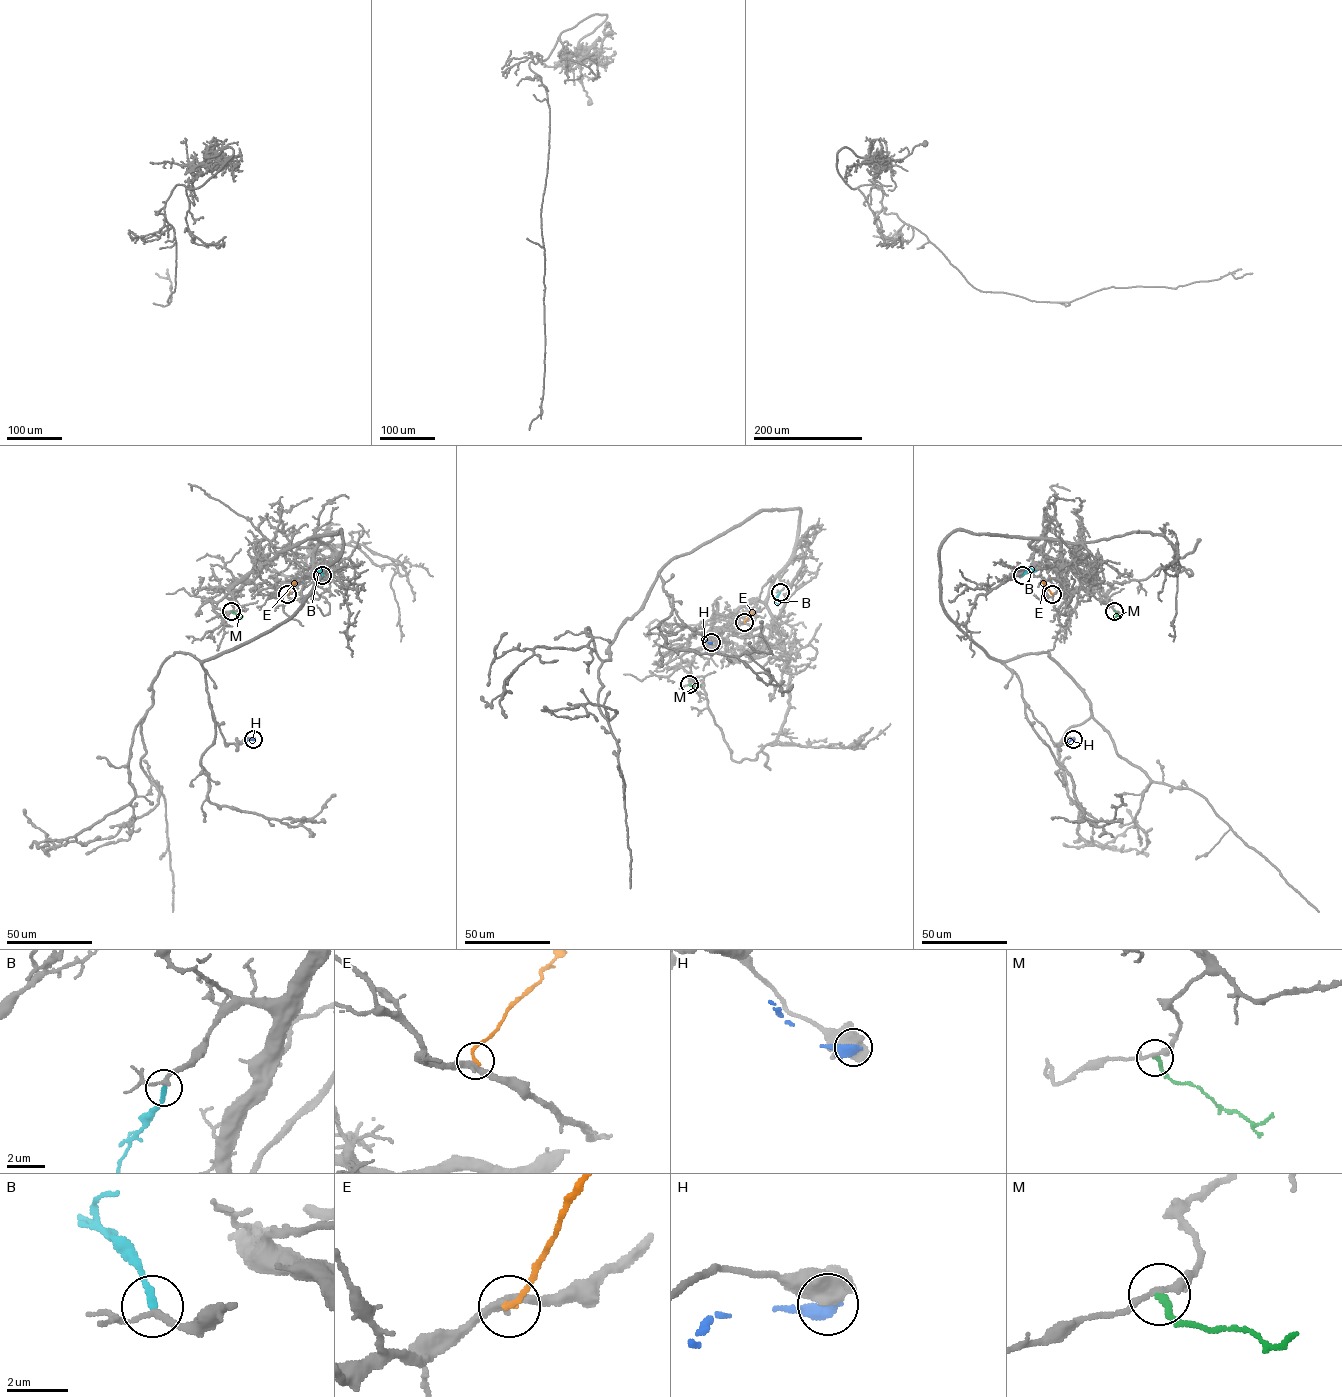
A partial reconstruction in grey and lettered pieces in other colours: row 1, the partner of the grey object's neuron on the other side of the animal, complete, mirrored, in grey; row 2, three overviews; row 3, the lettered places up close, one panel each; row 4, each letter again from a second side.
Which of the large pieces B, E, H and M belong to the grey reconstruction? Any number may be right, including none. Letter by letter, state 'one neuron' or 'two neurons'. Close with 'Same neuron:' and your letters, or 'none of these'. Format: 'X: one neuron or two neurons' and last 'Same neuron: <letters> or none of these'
B: one neuron
E: two neurons
H: two neurons
M: two neurons
Same neuron: B

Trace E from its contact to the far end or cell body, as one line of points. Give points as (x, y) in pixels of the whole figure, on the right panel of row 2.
E: (1052, 593), (1042, 581)

